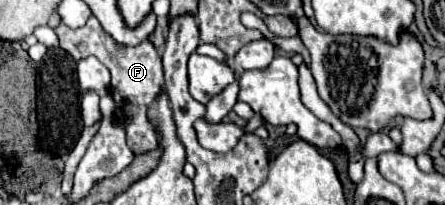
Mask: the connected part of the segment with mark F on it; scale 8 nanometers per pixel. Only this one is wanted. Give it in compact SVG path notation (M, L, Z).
M90 17L88 23L80 29L70 29L68 25L60 23L58 39L60 39L60 47L66 53L70 53L76 61L84 59L88 55L94 55L112 73L110 95L114 97L114 103L116 103L114 113L124 123L128 147L134 151L134 155L144 155L144 153L156 149L160 145L160 135L158 135L156 127L152 127L152 121L148 119L148 109L152 107L152 103L156 103L156 95L160 95L160 91L164 91L164 75L162 75L162 59L160 59L160 53L154 49L154 45L150 41L144 41L138 47L118 45L108 33L104 33L104 29L100 27L96 17Z

